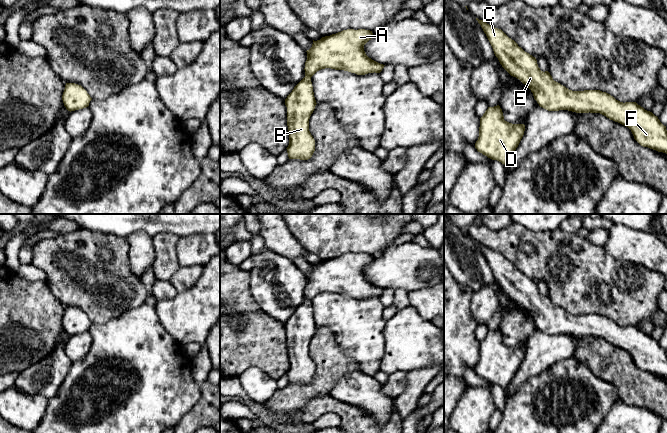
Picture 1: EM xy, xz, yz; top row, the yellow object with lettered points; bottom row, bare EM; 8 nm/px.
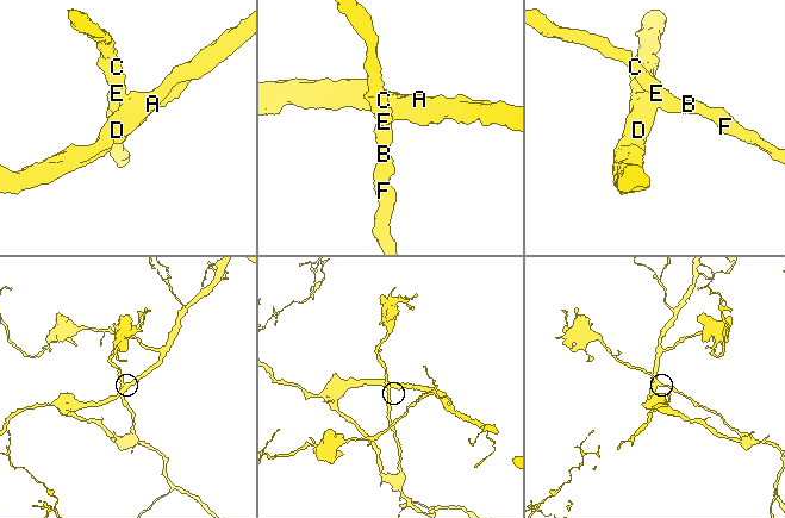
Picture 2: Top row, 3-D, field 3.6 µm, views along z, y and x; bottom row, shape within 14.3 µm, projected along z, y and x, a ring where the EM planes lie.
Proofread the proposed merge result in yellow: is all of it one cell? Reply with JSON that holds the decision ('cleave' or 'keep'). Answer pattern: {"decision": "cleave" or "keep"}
{"decision": "keep"}

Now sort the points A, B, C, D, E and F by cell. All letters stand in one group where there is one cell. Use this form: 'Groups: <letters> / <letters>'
Groups: A B C D E F

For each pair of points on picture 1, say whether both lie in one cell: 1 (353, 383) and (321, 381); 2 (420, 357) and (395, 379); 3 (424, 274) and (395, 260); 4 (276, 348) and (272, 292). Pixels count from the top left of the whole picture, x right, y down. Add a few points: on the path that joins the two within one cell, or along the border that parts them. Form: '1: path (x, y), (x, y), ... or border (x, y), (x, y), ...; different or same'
1: border (359, 370), (349, 372), (336, 383), (328, 394); different
2: border (406, 371), (395, 370), (389, 375); different
3: path (417, 269), (411, 266), (402, 266); same
4: border (257, 302), (264, 311), (284, 324); different

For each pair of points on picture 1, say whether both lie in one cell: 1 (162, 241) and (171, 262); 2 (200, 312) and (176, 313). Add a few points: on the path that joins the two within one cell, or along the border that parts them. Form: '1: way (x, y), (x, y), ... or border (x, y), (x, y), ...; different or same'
1: way (165, 246), (166, 257); same
2: way (194, 312), (182, 313); same

